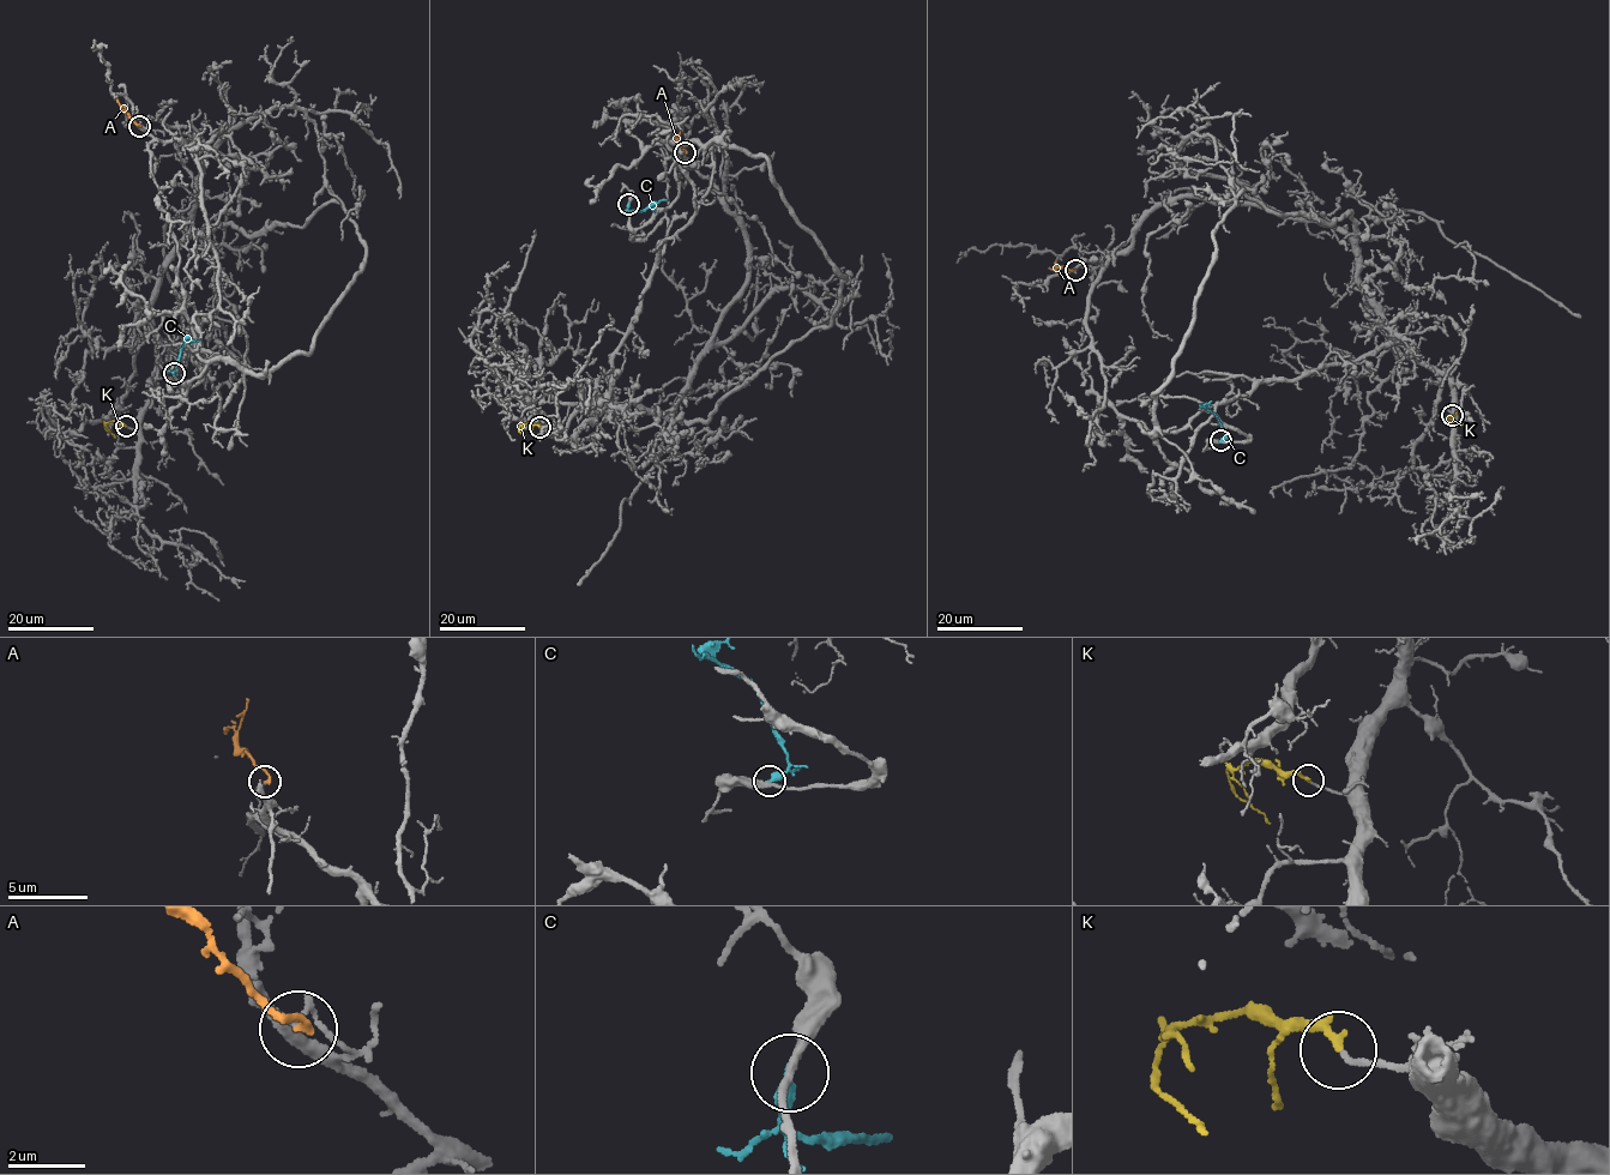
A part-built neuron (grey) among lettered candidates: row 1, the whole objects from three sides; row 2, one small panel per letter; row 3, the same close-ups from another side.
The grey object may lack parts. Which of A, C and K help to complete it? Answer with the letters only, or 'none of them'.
K

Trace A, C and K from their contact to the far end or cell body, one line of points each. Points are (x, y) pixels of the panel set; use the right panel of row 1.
A: (1075, 270), (1060, 267), (1054, 261)
C: (1220, 441), (1225, 433), (1217, 416), (1199, 404)
K: (1452, 416), (1447, 417), (1449, 421), (1465, 425)

